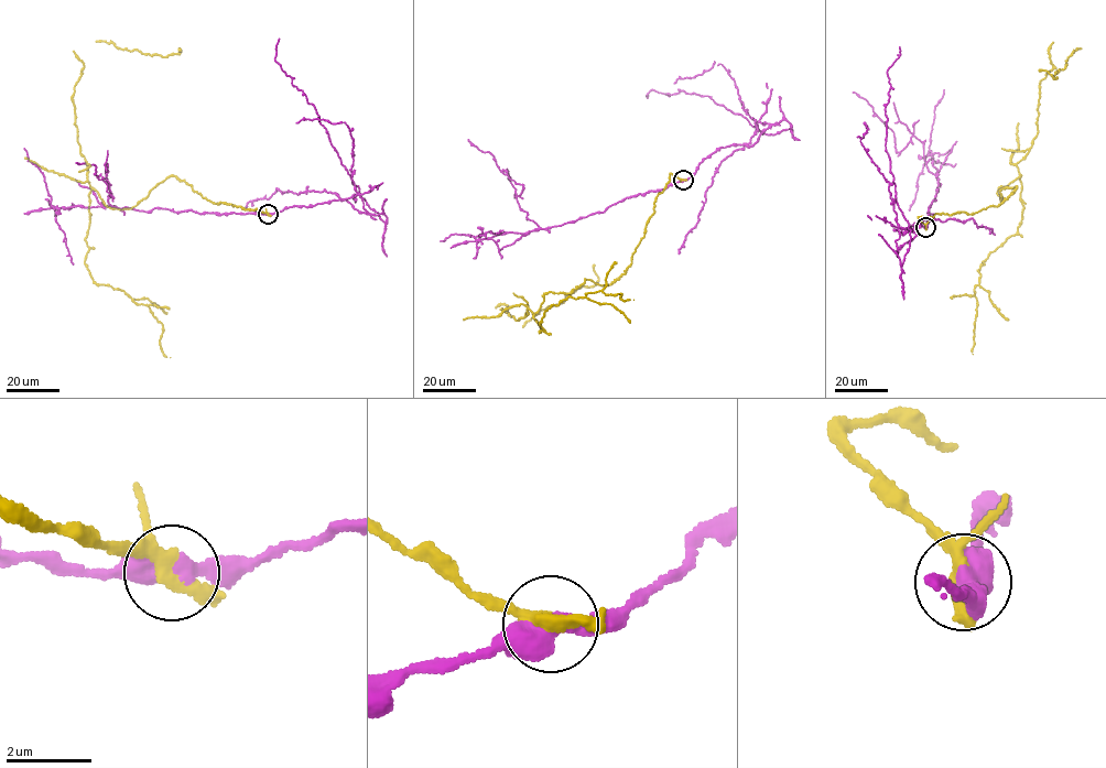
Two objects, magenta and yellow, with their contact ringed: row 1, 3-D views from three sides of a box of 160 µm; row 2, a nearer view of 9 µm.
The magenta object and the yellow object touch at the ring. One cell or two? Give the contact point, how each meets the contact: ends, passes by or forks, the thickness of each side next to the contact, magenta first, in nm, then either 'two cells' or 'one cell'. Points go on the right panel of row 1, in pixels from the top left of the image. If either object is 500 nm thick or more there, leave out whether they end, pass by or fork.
place (925, 227); magenta forks; yellow forks; calibres 420 and 280 nm; two cells

